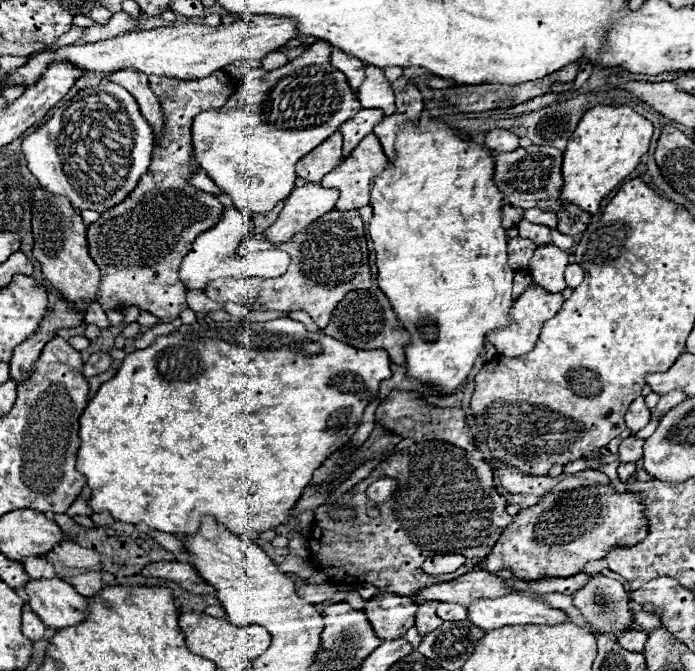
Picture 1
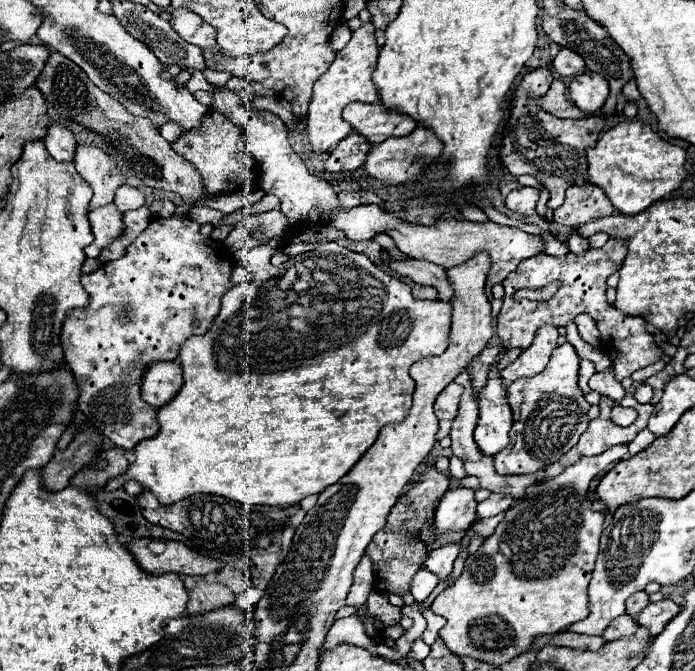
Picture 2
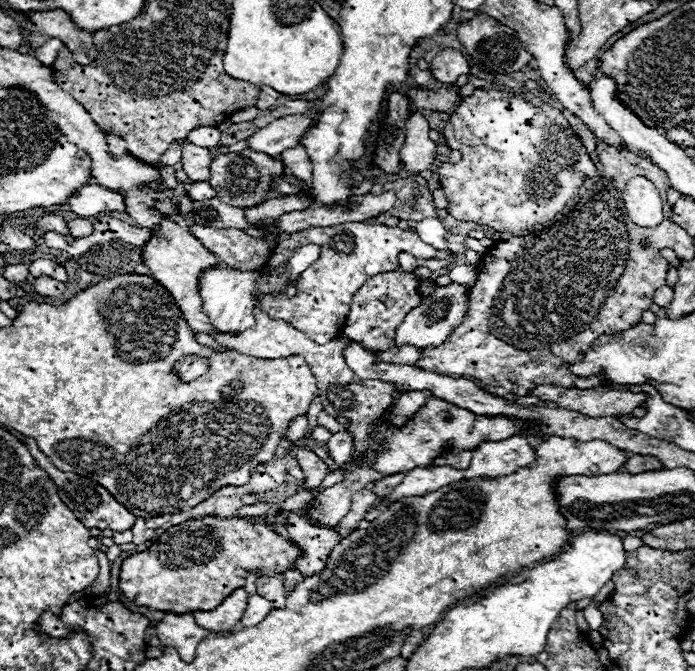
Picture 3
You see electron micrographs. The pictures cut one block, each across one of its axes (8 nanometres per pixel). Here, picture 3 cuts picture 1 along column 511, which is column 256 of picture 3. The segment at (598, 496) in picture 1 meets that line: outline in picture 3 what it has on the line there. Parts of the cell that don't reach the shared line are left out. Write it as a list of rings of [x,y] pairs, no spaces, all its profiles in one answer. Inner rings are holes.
[[[206,516],[202,520],[188,520],[168,528],[148,550],[128,556],[120,566],[118,588],[128,602],[134,602],[136,606],[146,606],[150,610],[174,614],[214,610],[232,590],[244,586],[244,580],[250,572],[274,576],[288,570],[298,556],[300,550],[292,542],[286,542],[280,534],[276,534],[268,524],[252,524],[248,518],[218,520],[214,516]]]

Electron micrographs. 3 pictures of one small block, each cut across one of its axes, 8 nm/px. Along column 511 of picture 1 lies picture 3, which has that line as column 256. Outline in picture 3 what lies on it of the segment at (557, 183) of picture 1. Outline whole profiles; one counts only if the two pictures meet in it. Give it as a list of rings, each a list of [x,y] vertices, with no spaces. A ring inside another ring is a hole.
[[[242,150],[242,152],[232,152],[232,154],[220,154],[212,160],[210,164],[210,184],[216,190],[218,198],[222,202],[228,202],[228,206],[240,206],[240,208],[250,208],[266,200],[266,194],[270,192],[270,180],[274,176],[280,176],[284,172],[284,164],[274,160],[268,154],[262,152],[252,152],[252,150]]]

